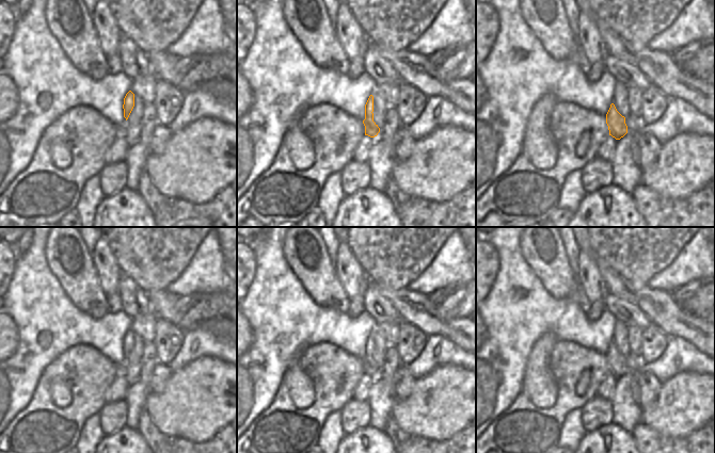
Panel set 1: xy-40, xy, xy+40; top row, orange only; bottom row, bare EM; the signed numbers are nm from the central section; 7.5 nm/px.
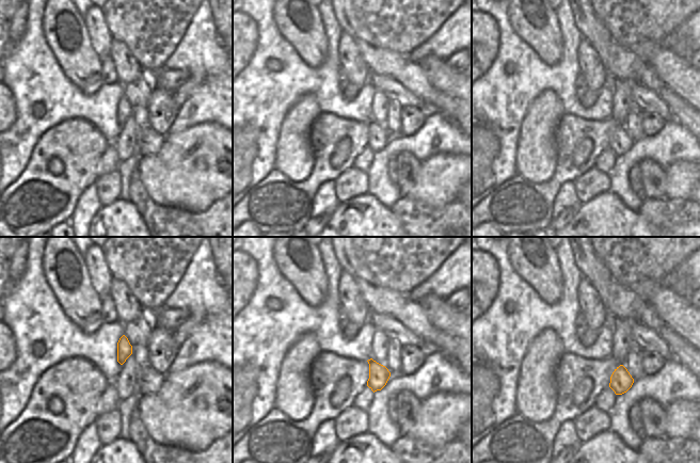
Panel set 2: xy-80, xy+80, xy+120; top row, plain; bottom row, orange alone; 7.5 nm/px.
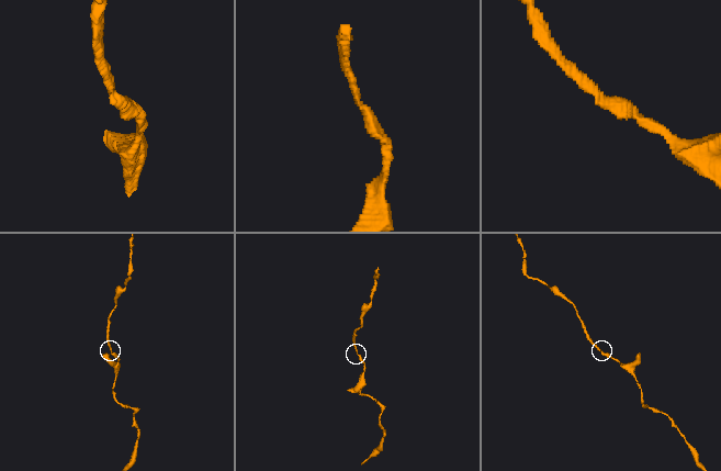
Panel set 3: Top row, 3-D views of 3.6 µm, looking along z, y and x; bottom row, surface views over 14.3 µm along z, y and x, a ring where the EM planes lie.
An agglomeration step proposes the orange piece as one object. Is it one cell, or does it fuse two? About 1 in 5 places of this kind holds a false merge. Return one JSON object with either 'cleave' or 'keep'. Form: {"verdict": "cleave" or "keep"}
{"verdict": "keep"}

